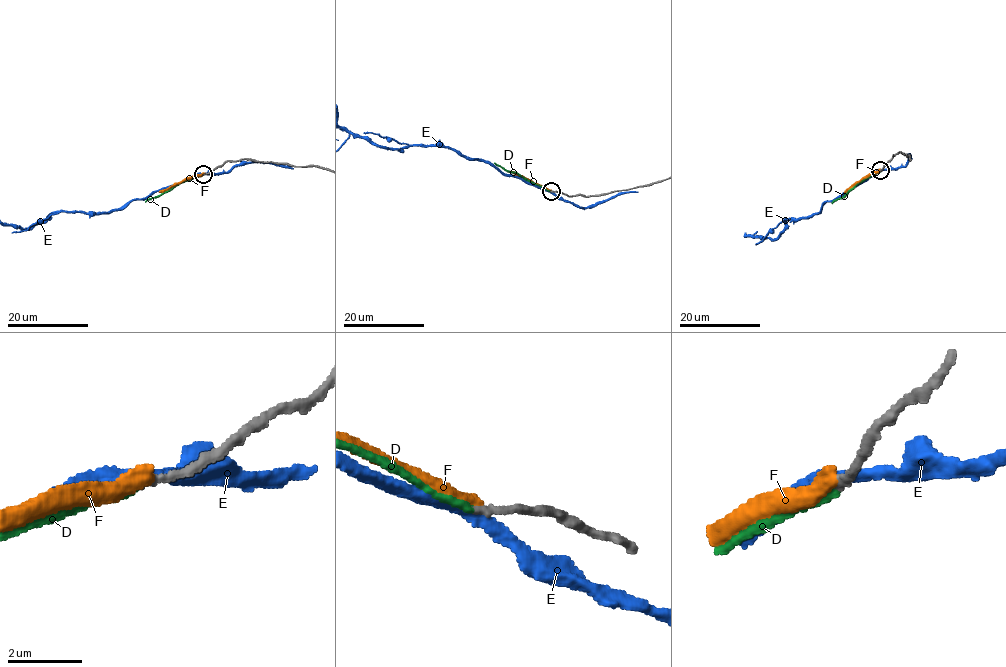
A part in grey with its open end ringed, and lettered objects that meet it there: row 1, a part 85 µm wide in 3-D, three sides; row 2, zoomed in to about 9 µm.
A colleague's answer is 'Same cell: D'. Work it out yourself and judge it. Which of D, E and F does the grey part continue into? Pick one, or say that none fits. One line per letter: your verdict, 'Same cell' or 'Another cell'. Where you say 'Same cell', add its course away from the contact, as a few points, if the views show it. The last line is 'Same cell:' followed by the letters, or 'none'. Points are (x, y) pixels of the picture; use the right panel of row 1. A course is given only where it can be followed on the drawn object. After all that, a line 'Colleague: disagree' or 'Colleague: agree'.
D: Same cell. Its course: (881, 170), (831, 204)
E: Another cell
F: Another cell
Same cell: D
Colleague: agree

